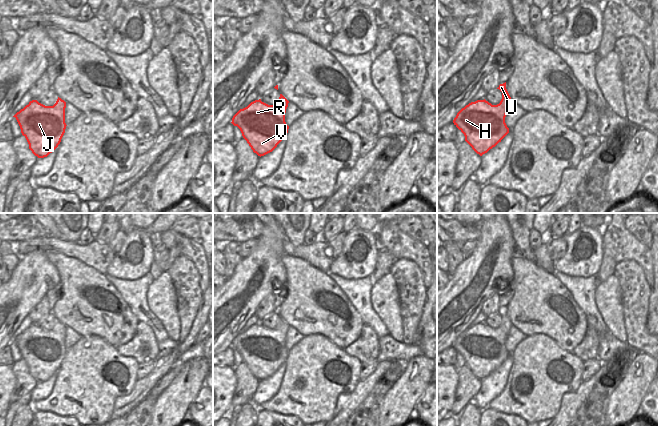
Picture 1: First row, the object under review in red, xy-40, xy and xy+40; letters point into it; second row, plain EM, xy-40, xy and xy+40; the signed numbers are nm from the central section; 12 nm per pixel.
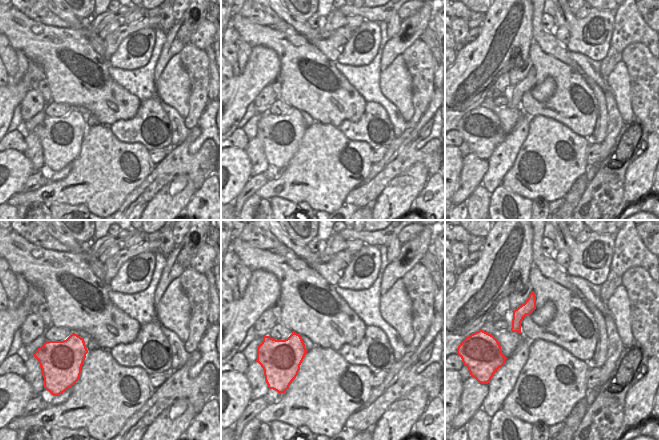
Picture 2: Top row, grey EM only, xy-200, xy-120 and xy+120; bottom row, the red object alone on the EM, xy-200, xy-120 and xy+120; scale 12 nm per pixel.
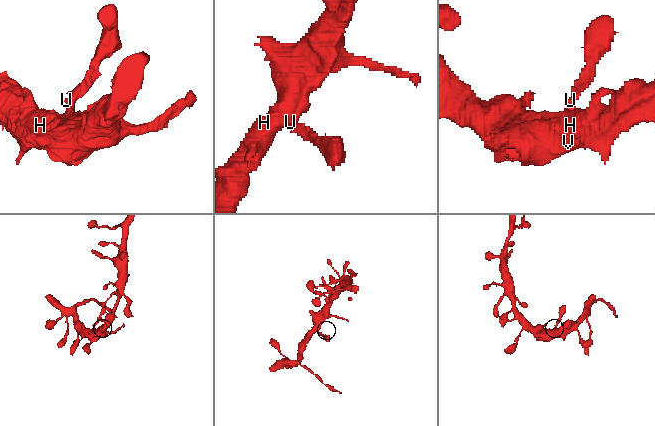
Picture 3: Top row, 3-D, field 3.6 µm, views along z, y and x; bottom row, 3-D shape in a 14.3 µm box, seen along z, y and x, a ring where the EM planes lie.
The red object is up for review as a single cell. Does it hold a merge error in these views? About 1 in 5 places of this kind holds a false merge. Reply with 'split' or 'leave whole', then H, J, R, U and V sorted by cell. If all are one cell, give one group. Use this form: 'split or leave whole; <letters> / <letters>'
leave whole; H J R U V

